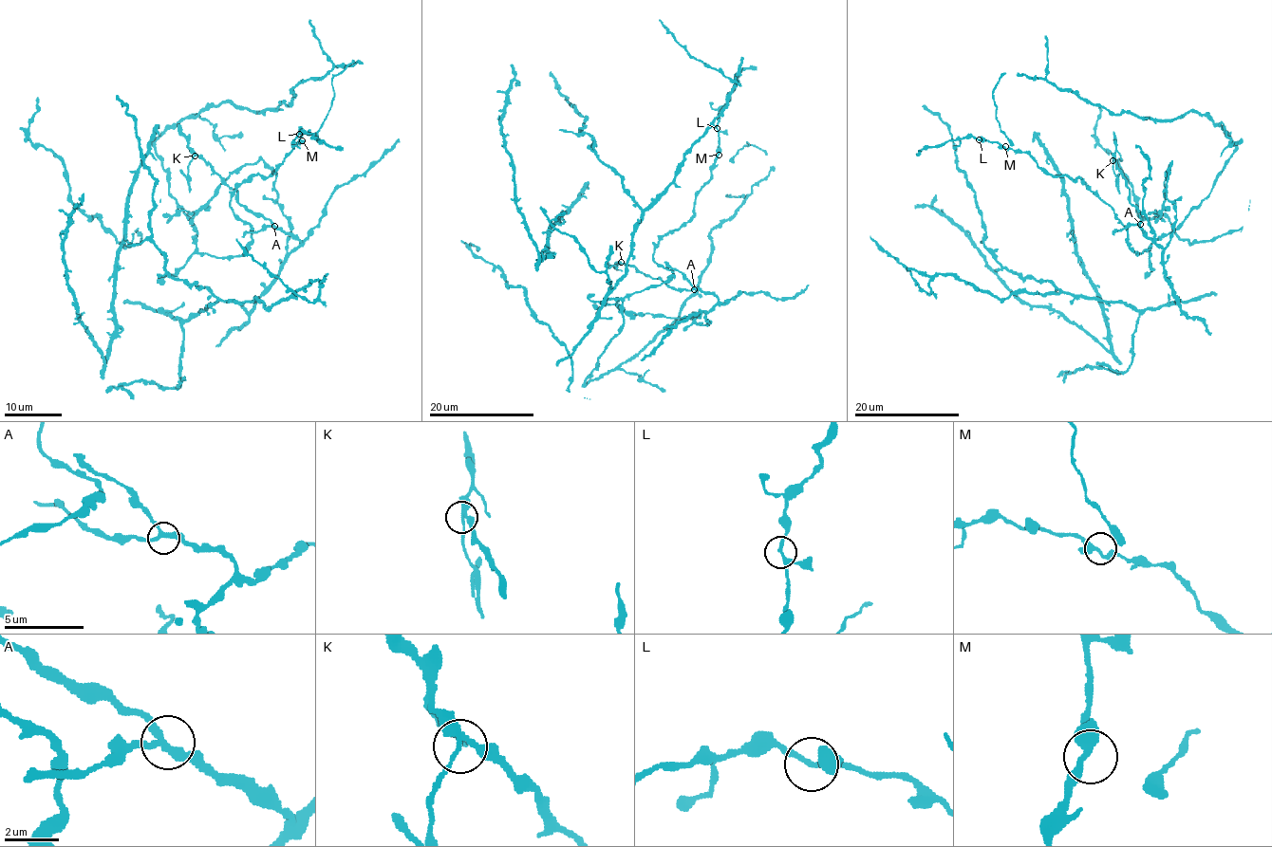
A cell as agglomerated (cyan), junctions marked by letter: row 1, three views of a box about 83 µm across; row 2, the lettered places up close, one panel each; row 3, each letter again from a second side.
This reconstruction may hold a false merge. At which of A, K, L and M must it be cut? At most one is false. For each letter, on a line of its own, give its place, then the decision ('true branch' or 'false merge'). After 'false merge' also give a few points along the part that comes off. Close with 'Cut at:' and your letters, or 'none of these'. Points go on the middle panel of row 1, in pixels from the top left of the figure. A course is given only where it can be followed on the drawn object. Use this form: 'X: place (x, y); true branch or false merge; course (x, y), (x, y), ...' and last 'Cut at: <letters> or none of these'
A: place (694, 289); true branch
K: place (621, 262); false merge
L: place (717, 128); true branch
M: place (719, 155); true branch
Cut at: K

